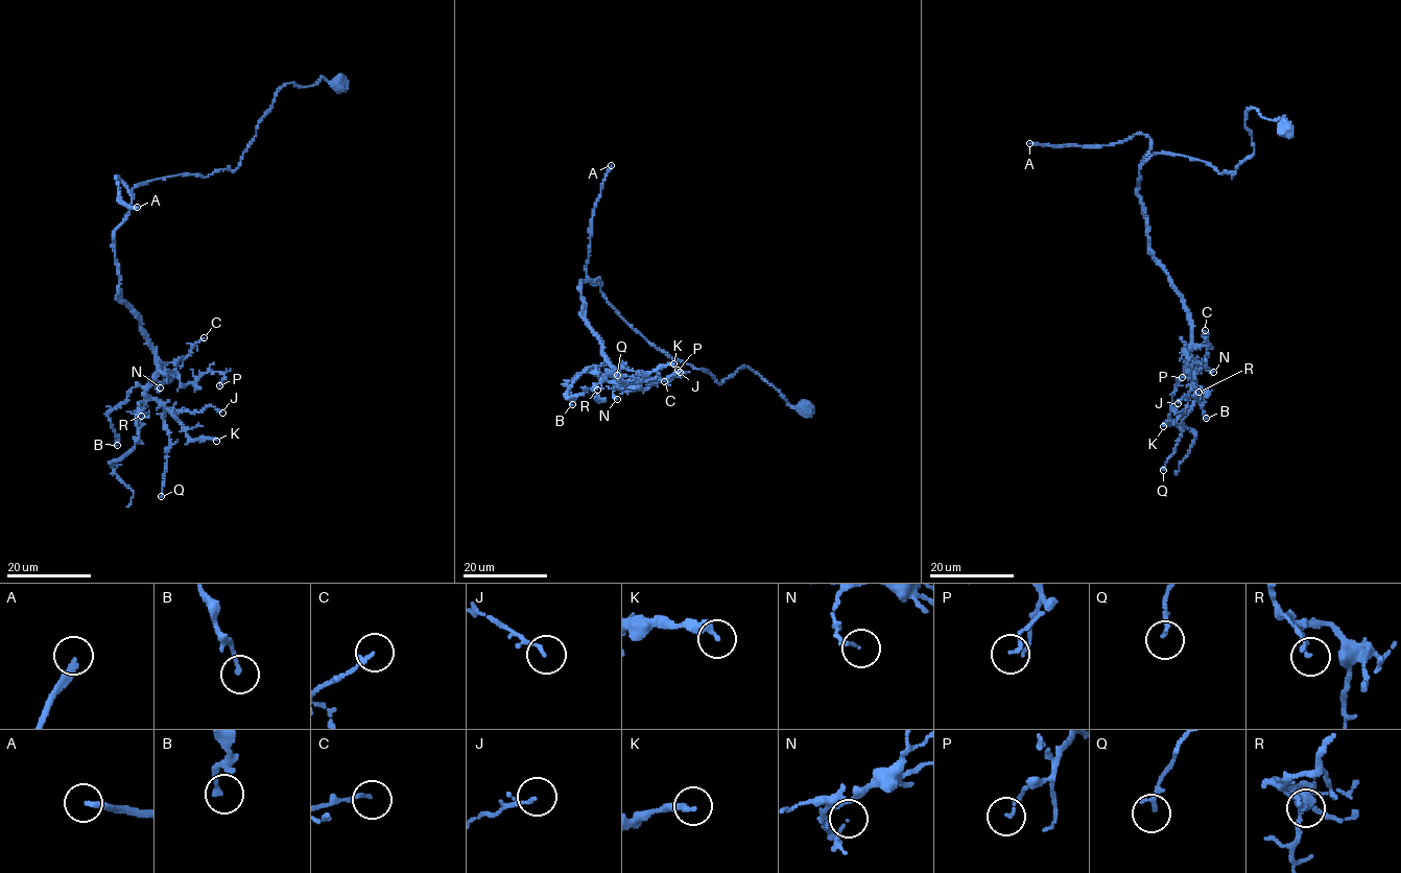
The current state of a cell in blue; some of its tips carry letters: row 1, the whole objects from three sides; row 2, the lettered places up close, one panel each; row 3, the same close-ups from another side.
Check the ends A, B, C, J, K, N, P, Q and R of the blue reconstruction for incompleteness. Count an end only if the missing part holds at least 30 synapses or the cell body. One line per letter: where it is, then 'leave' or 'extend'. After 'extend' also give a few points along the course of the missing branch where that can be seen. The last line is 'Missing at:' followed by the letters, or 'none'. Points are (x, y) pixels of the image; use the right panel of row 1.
A: at (1029, 143); extend
B: at (1206, 418); leave
C: at (1205, 330); leave
J: at (1178, 403); leave
K: at (1163, 426); leave
N: at (1213, 372); leave
P: at (1182, 377); leave
Q: at (1163, 470); leave
R: at (1198, 392); leave
Missing at: A

